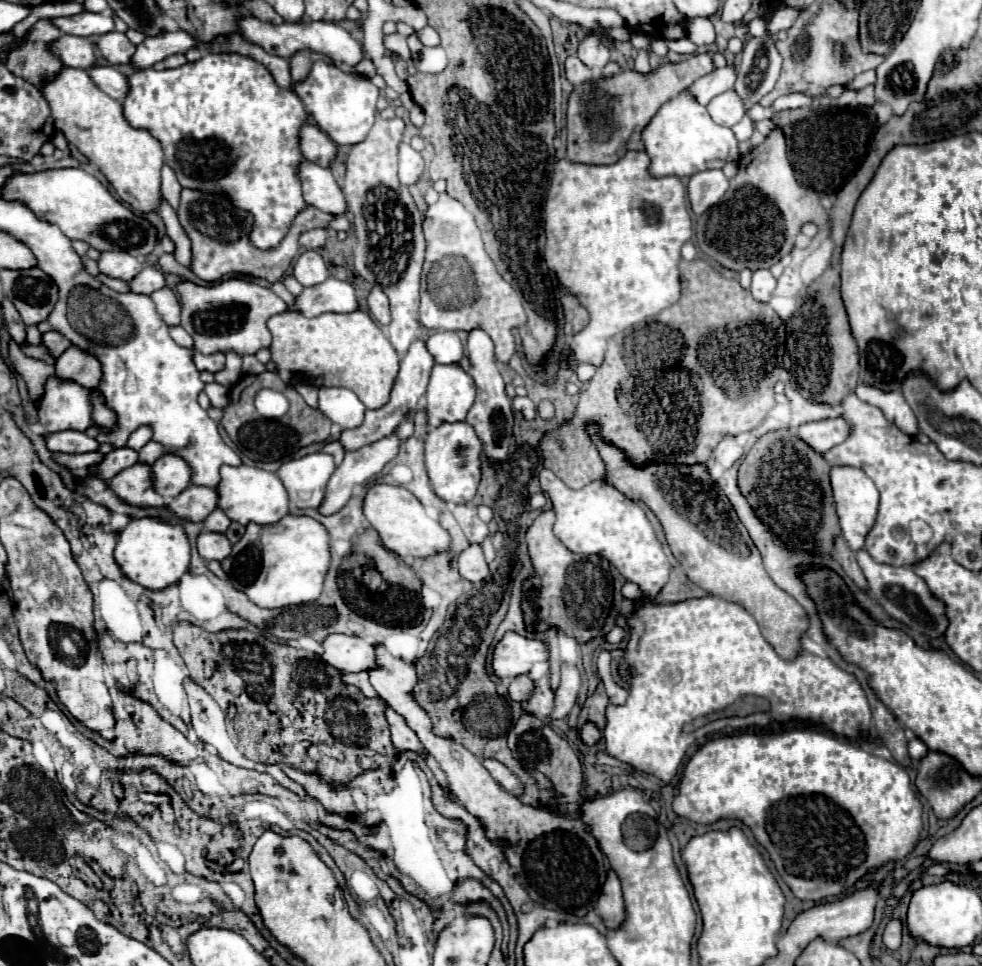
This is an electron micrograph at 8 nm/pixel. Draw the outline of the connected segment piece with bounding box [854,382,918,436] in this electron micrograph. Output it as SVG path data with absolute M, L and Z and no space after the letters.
M860 382L860 384L854 388L854 394L856 394L860 400L878 406L878 408L884 412L884 416L886 416L892 424L896 424L904 434L908 434L908 436L916 436L916 434L918 434L916 416L914 416L914 412L910 410L910 406L906 404L902 392L898 392L898 390L882 392L880 388L874 388L872 384L862 384L862 382Z

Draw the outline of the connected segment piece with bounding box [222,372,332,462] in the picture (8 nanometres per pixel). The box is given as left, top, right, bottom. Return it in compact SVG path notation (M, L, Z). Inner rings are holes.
M262 372L262 374L246 374L230 388L230 404L224 408L222 426L242 454L246 454L252 460L272 462L272 460L282 460L284 456L294 454L302 446L308 446L314 442L326 442L330 436L332 420L322 416L320 410L306 406L302 396L294 388L290 388L288 382L284 382L278 374ZM262 388L280 390L282 394L286 394L290 400L288 414L284 414L278 420L266 420L266 418L258 416L258 412L254 408L254 396Z

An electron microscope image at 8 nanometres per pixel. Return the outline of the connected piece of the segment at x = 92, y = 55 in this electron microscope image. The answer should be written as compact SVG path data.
M72 34L60 36L54 44L52 50L60 56L62 64L70 68L82 68L82 70L92 70L96 66L96 52L98 46L90 38L80 38Z

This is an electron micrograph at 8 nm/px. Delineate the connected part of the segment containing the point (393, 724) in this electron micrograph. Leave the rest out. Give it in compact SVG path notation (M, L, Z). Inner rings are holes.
M386 704L384 716L386 716L386 720L388 720L390 734L392 734L392 744L396 746L396 750L414 750L414 752L422 754L422 758L428 760L428 754L422 750L416 732L406 724L406 720L404 720L398 712L394 712L388 704Z

